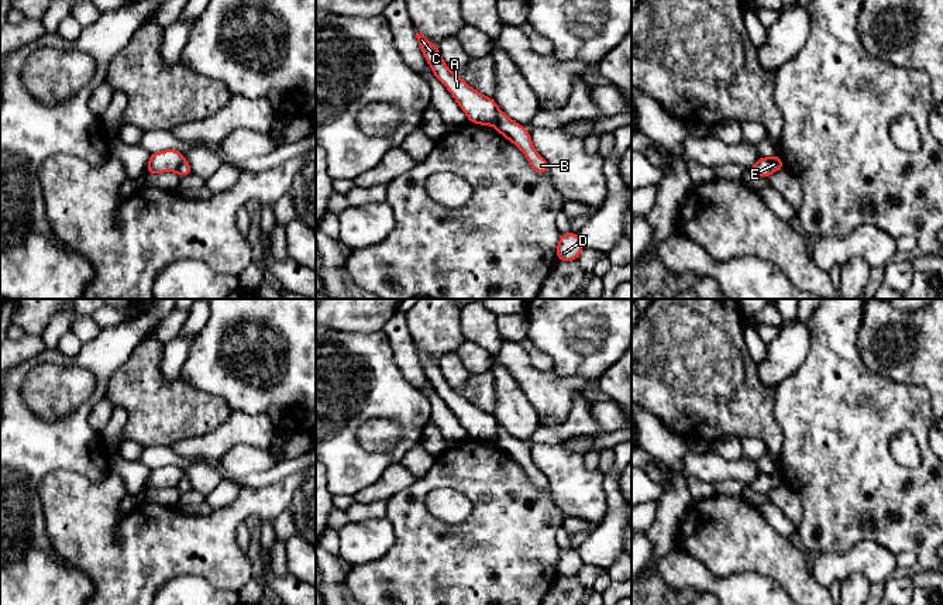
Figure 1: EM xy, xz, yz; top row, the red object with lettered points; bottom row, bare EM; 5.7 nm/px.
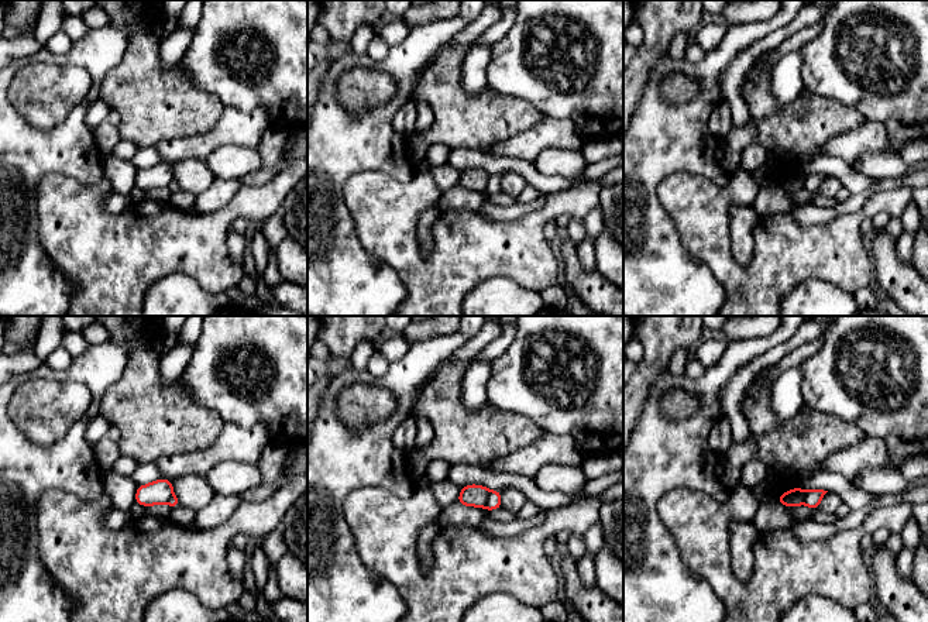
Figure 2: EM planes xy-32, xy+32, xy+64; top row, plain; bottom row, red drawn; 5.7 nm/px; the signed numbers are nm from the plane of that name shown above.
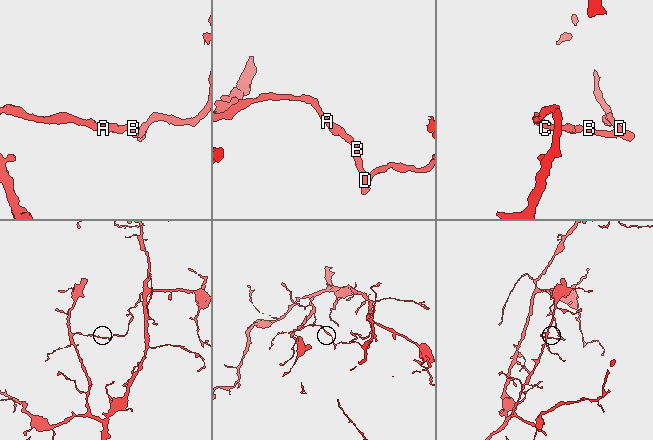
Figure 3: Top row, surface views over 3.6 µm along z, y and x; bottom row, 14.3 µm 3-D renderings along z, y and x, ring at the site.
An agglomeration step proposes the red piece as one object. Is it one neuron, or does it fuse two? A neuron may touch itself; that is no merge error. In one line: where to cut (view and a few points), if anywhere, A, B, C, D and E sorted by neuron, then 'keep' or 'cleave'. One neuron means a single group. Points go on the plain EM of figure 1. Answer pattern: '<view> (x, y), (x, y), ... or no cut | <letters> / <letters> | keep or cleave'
xz (498, 423), (498, 435), (494, 440) | A C / B D E | cleave

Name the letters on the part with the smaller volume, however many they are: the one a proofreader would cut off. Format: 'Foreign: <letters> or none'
Foreign: B, D, E

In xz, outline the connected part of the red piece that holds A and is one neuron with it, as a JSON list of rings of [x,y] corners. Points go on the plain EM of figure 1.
[[[416,347],[419,361],[434,392],[450,406],[468,437],[482,441],[495,441],[498,422],[492,413],[483,412],[472,405],[464,395],[454,391],[441,374],[441,368],[424,351]]]

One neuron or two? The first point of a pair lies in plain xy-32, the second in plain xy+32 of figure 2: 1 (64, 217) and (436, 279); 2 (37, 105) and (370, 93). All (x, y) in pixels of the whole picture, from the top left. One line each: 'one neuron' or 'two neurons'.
1: one neuron
2: one neuron

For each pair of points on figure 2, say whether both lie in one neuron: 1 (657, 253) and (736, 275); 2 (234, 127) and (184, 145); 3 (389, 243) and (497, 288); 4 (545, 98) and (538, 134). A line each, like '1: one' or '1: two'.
1: two
2: one
3: two
4: two

